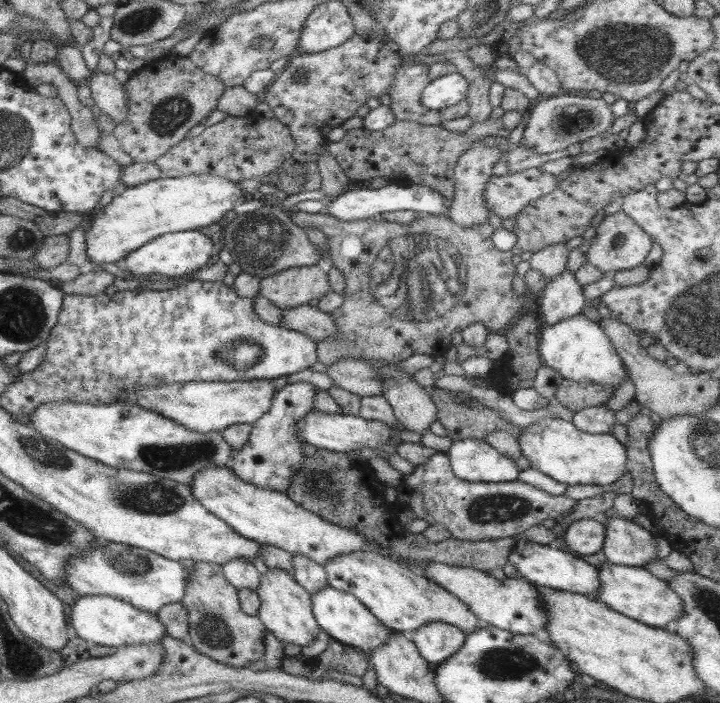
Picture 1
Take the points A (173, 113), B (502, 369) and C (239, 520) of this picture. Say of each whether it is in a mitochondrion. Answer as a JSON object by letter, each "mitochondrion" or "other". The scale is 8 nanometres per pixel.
{"A":"mitochondrion","B":"other","C":"other"}

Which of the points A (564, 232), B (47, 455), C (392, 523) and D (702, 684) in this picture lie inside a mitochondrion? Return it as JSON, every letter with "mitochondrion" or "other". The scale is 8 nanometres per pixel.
{"A":"other","B":"mitochondrion","C":"other","D":"other"}

